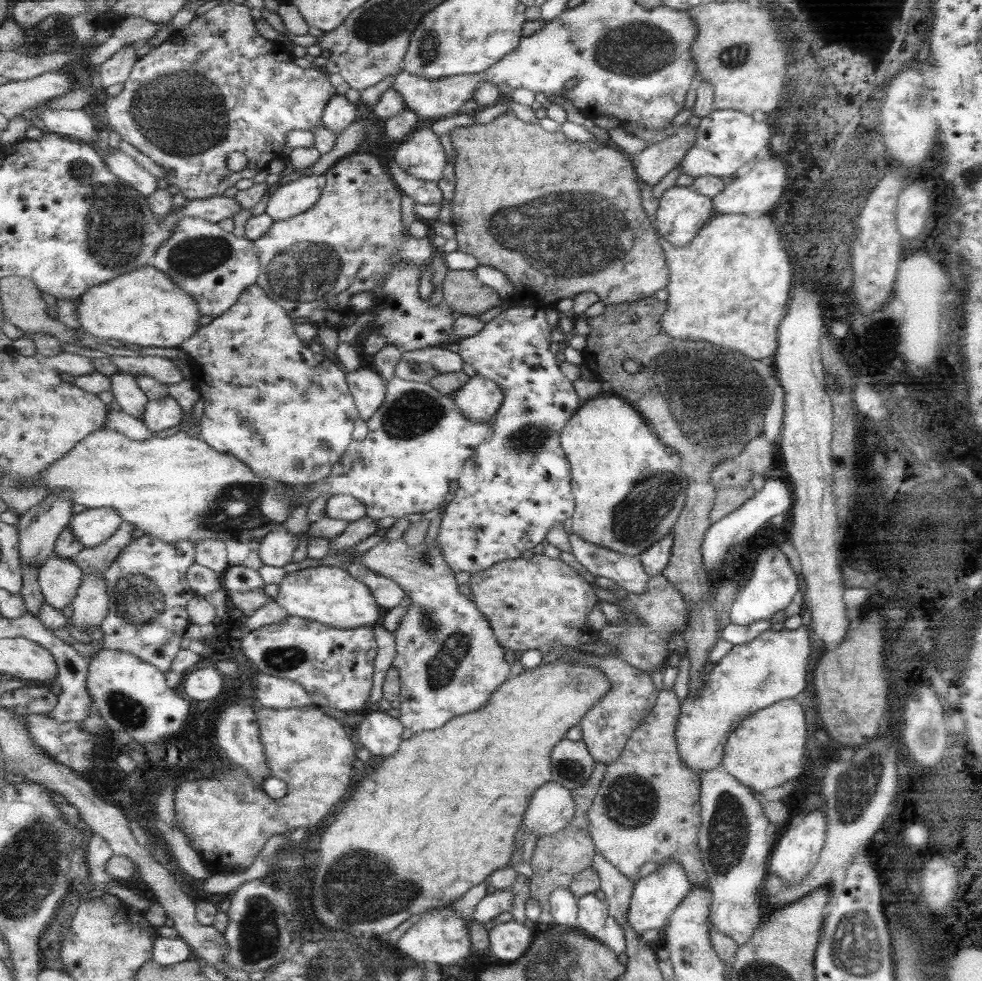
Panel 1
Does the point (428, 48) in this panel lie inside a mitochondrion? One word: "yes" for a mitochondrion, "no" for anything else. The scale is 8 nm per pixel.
yes

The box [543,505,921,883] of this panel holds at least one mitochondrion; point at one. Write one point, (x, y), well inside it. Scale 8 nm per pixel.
(729, 830)

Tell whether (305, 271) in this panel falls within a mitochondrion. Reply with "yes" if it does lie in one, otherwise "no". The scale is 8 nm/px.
yes

